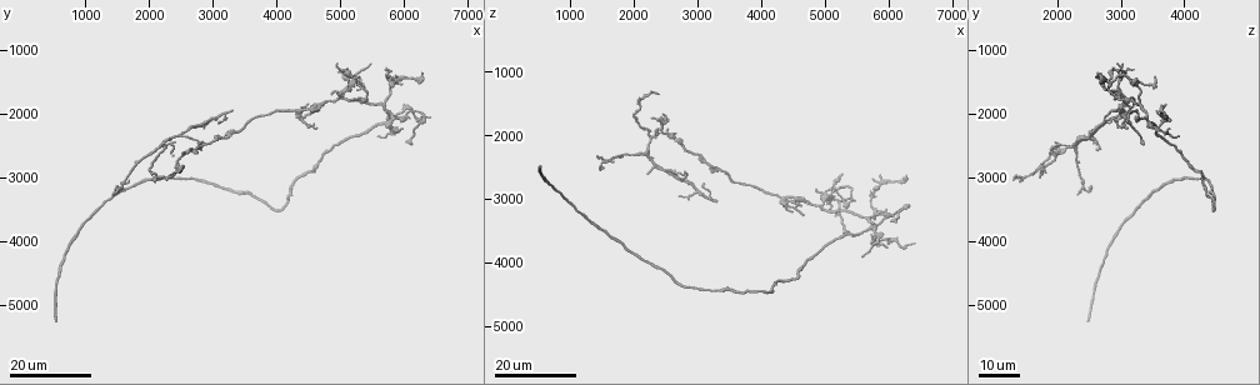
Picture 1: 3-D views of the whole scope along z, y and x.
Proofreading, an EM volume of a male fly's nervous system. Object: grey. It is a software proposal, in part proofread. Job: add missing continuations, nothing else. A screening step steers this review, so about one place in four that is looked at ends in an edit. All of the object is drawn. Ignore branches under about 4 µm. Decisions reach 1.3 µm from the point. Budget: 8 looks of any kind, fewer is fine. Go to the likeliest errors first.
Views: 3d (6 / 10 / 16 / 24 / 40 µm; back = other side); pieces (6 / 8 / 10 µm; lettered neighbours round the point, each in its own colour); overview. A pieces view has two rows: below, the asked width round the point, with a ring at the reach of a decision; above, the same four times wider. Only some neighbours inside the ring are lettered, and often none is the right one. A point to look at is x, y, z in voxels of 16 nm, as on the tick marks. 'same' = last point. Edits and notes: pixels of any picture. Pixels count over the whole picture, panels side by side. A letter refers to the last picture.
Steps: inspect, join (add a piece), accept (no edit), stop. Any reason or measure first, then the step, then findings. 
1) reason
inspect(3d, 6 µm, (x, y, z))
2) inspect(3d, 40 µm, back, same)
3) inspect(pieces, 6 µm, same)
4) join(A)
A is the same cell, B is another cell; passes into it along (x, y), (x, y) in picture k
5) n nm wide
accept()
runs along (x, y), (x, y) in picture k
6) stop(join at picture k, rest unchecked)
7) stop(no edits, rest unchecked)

end of a long branch
inspect(3d, 24 µm, (550, 5250, 2450))

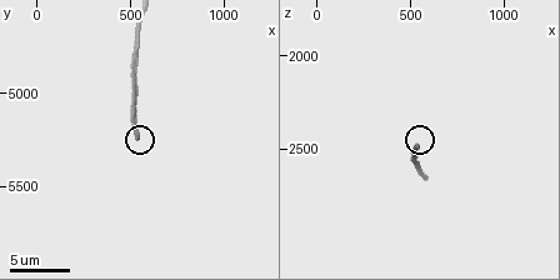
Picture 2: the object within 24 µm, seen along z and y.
inspect(pieces, 6 µm, (540, 5220, 2480))

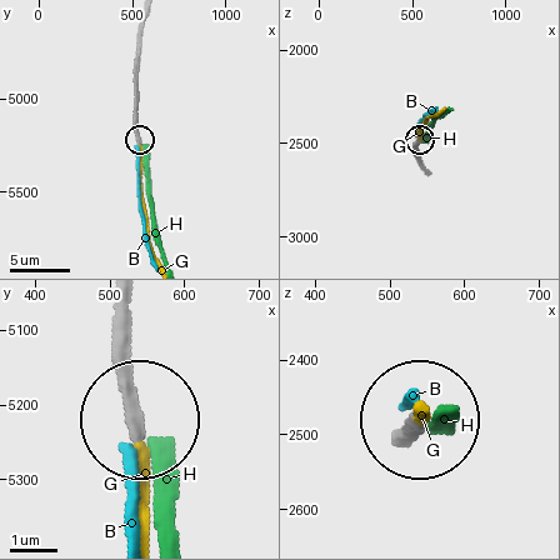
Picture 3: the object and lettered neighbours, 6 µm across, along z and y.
join(G)
G is the same cell, B and H are other cells; passes into it along (136, 113), (139, 195), (150, 258) in picture 3; the neuron continues

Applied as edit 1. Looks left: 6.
inspect(overview)

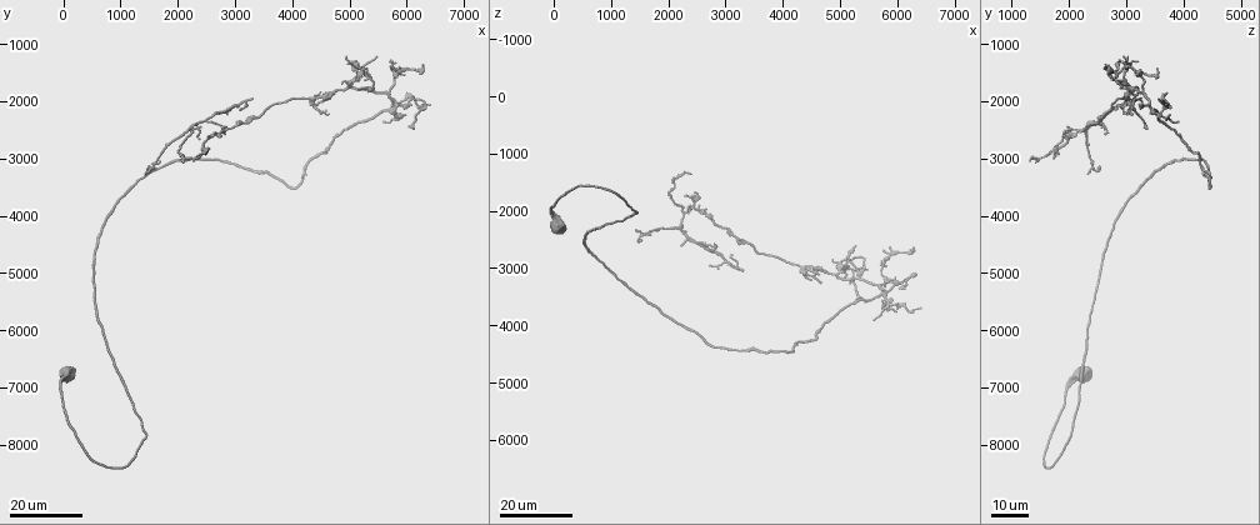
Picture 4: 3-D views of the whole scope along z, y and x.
branch stops here
inspect(3d, 16 µm, (3300, 1950, 3000))

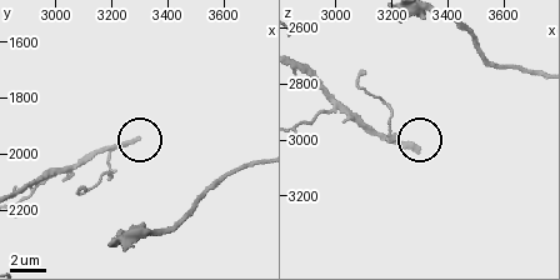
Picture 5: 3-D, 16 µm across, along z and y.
inspect(pieces, 8 µm, (3290, 1950, 3040))

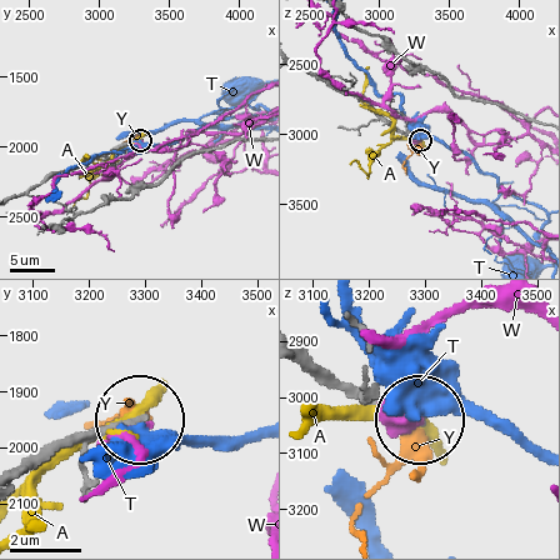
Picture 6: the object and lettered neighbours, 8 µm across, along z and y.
240 nm wide
accept()
A, T, W and Y are other cells; no lettered piece goes on from it

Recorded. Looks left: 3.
branch stops here
inspect(3d, 24 µm, (5950, 1550, 3200))

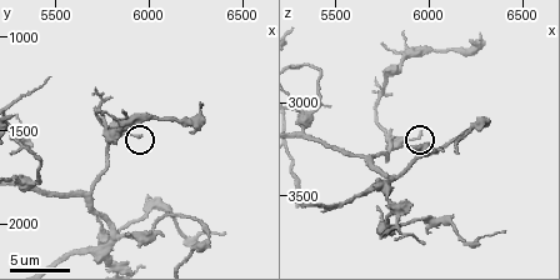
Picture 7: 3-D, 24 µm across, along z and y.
inspect(pieces, 10 µm, (5960, 1520, 3180))

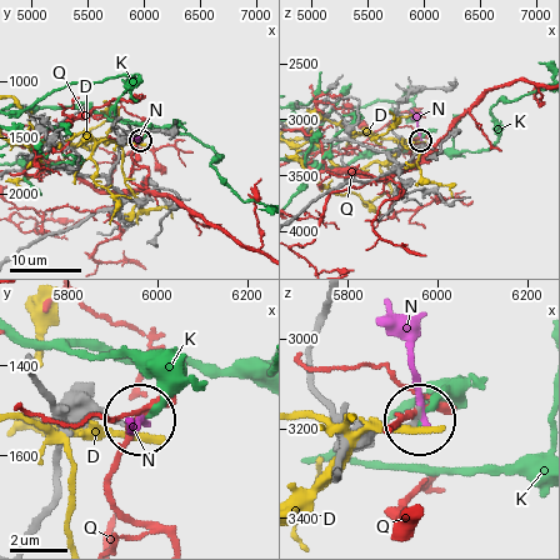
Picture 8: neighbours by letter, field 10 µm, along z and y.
accept()
D, K, N and Q are other cells; none of them fits

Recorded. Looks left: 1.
stop(join at picture 3, rest unchecked)

